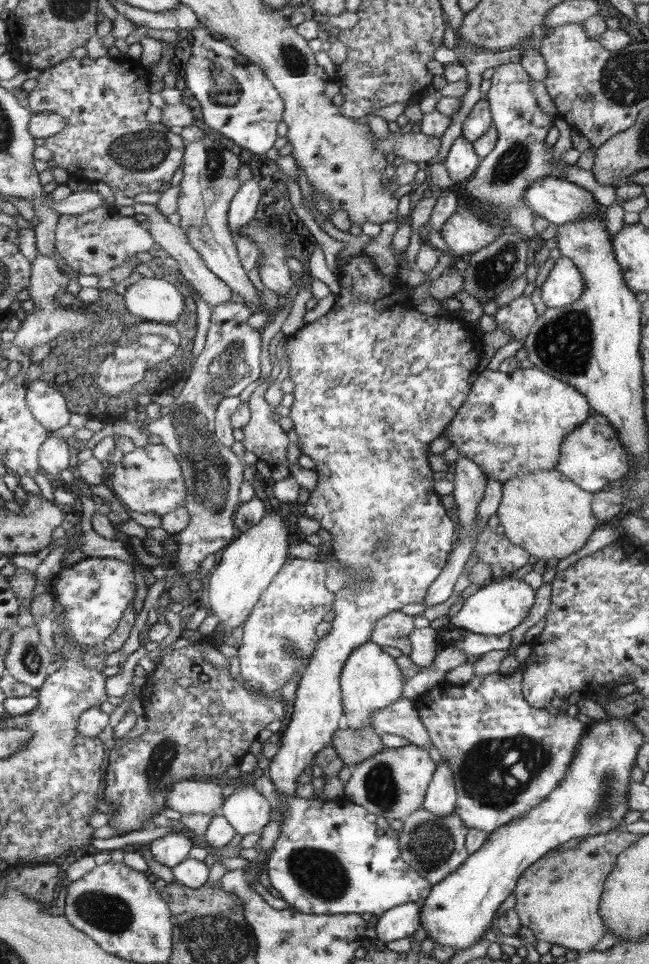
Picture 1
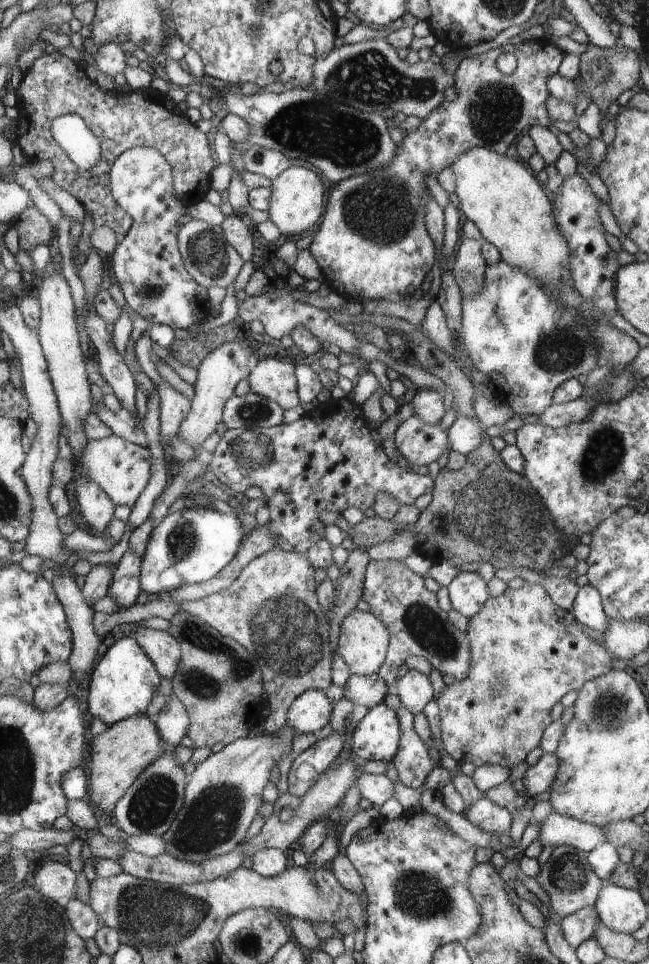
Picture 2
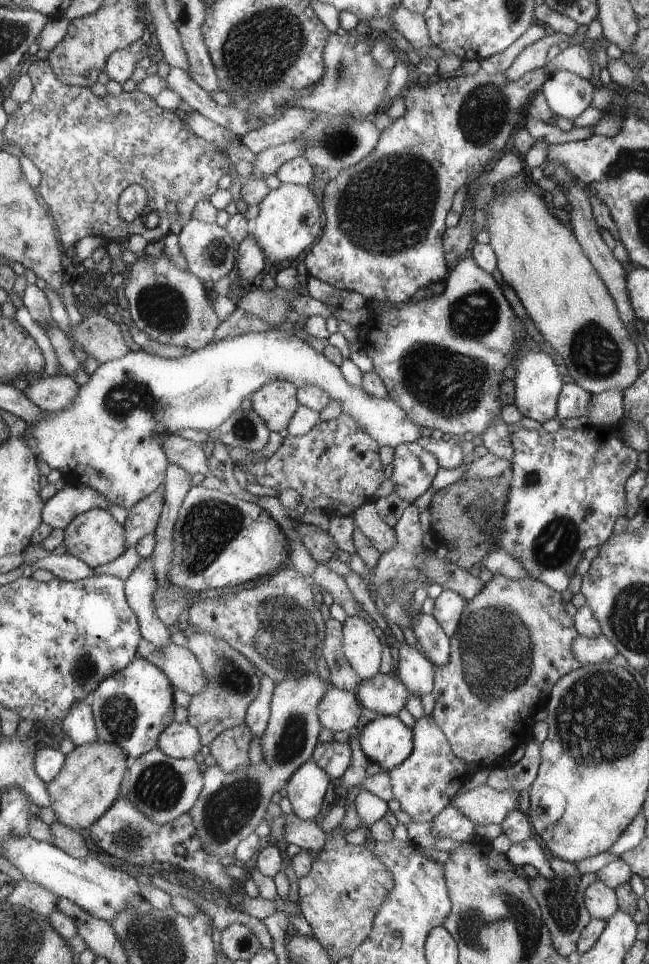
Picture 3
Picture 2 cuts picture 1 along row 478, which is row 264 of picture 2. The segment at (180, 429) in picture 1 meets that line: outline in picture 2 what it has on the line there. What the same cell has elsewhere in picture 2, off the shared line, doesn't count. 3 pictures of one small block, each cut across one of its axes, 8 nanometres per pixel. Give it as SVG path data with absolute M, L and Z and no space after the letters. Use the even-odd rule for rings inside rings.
M191 219L178 231L178 244L182 252L185 267L194 280L205 289L210 286L225 288L234 283L244 264L237 250L234 250L225 239L221 225L211 225L198 219Z

